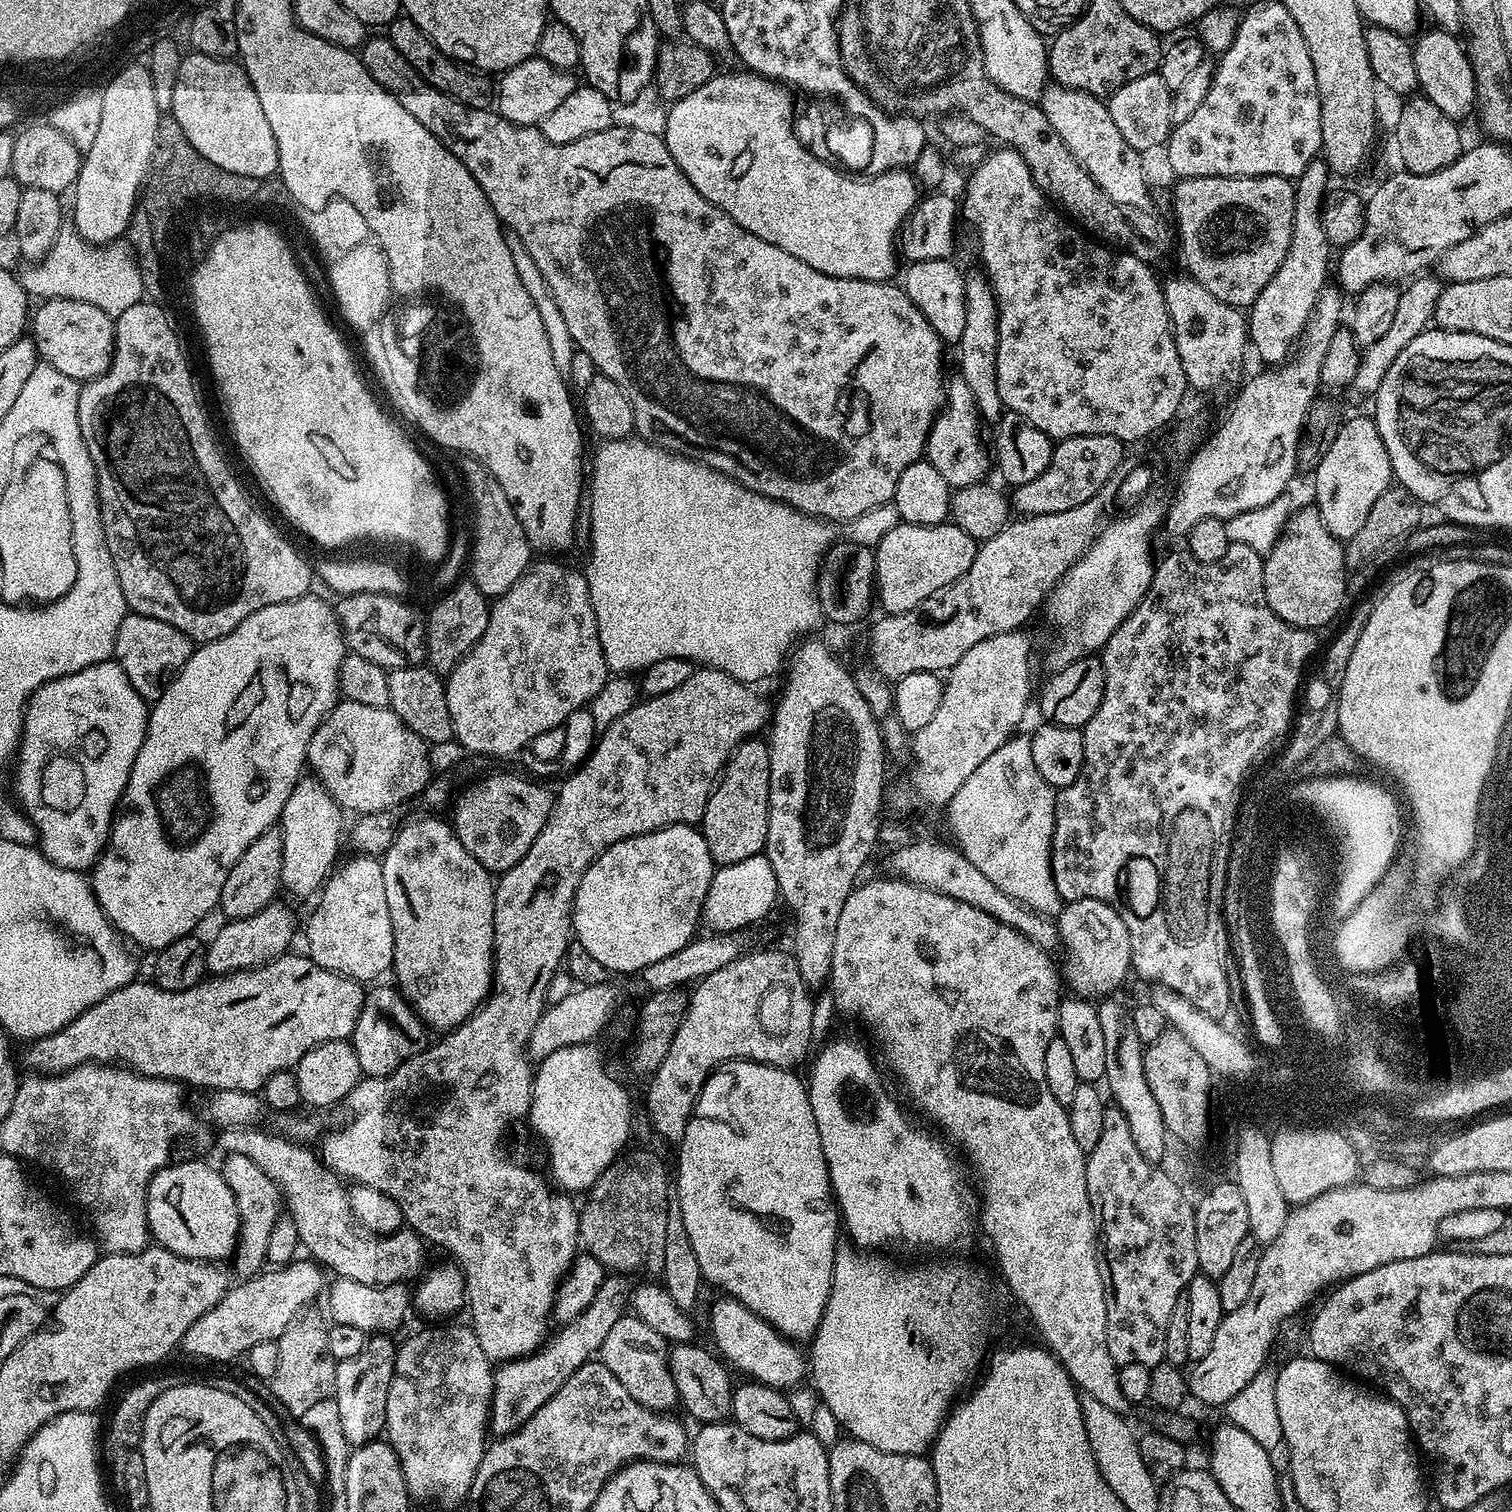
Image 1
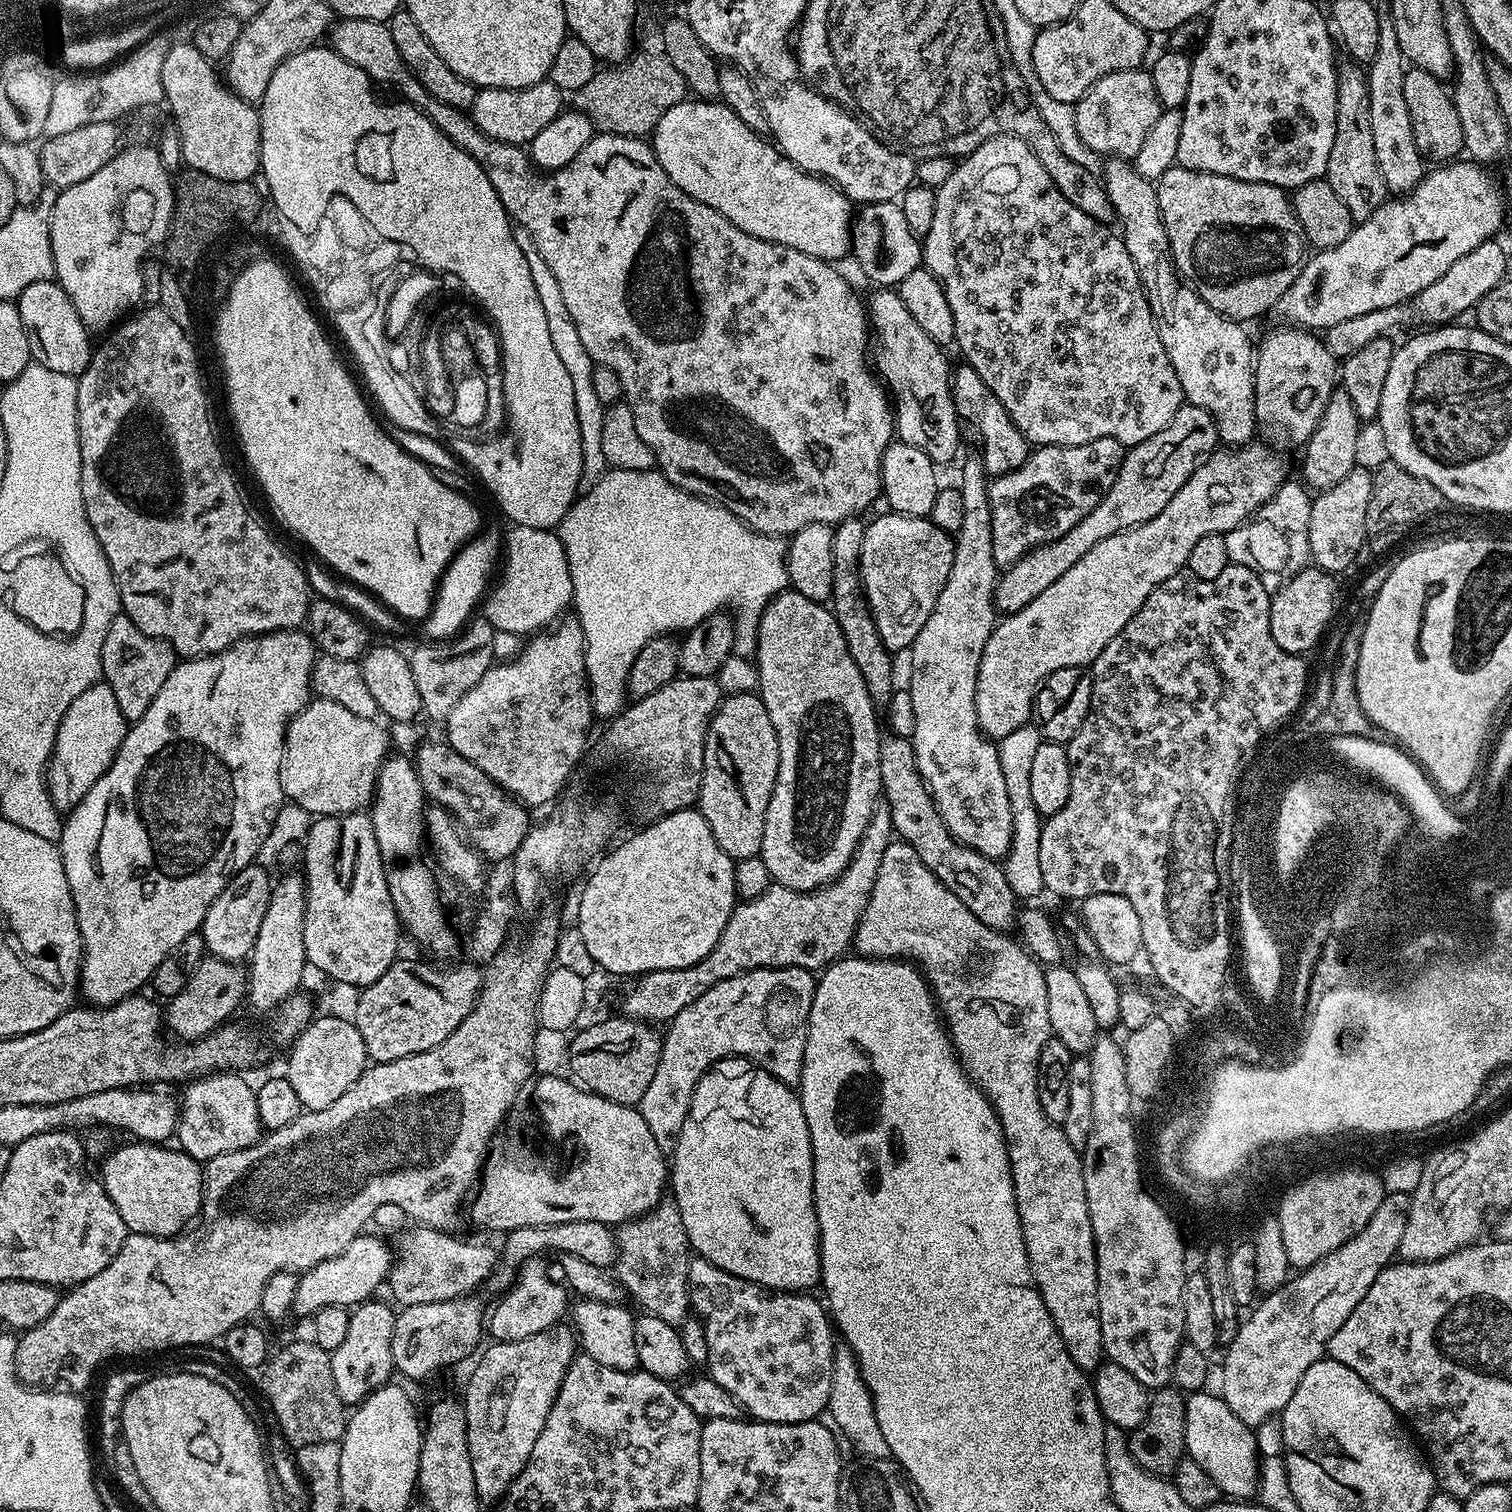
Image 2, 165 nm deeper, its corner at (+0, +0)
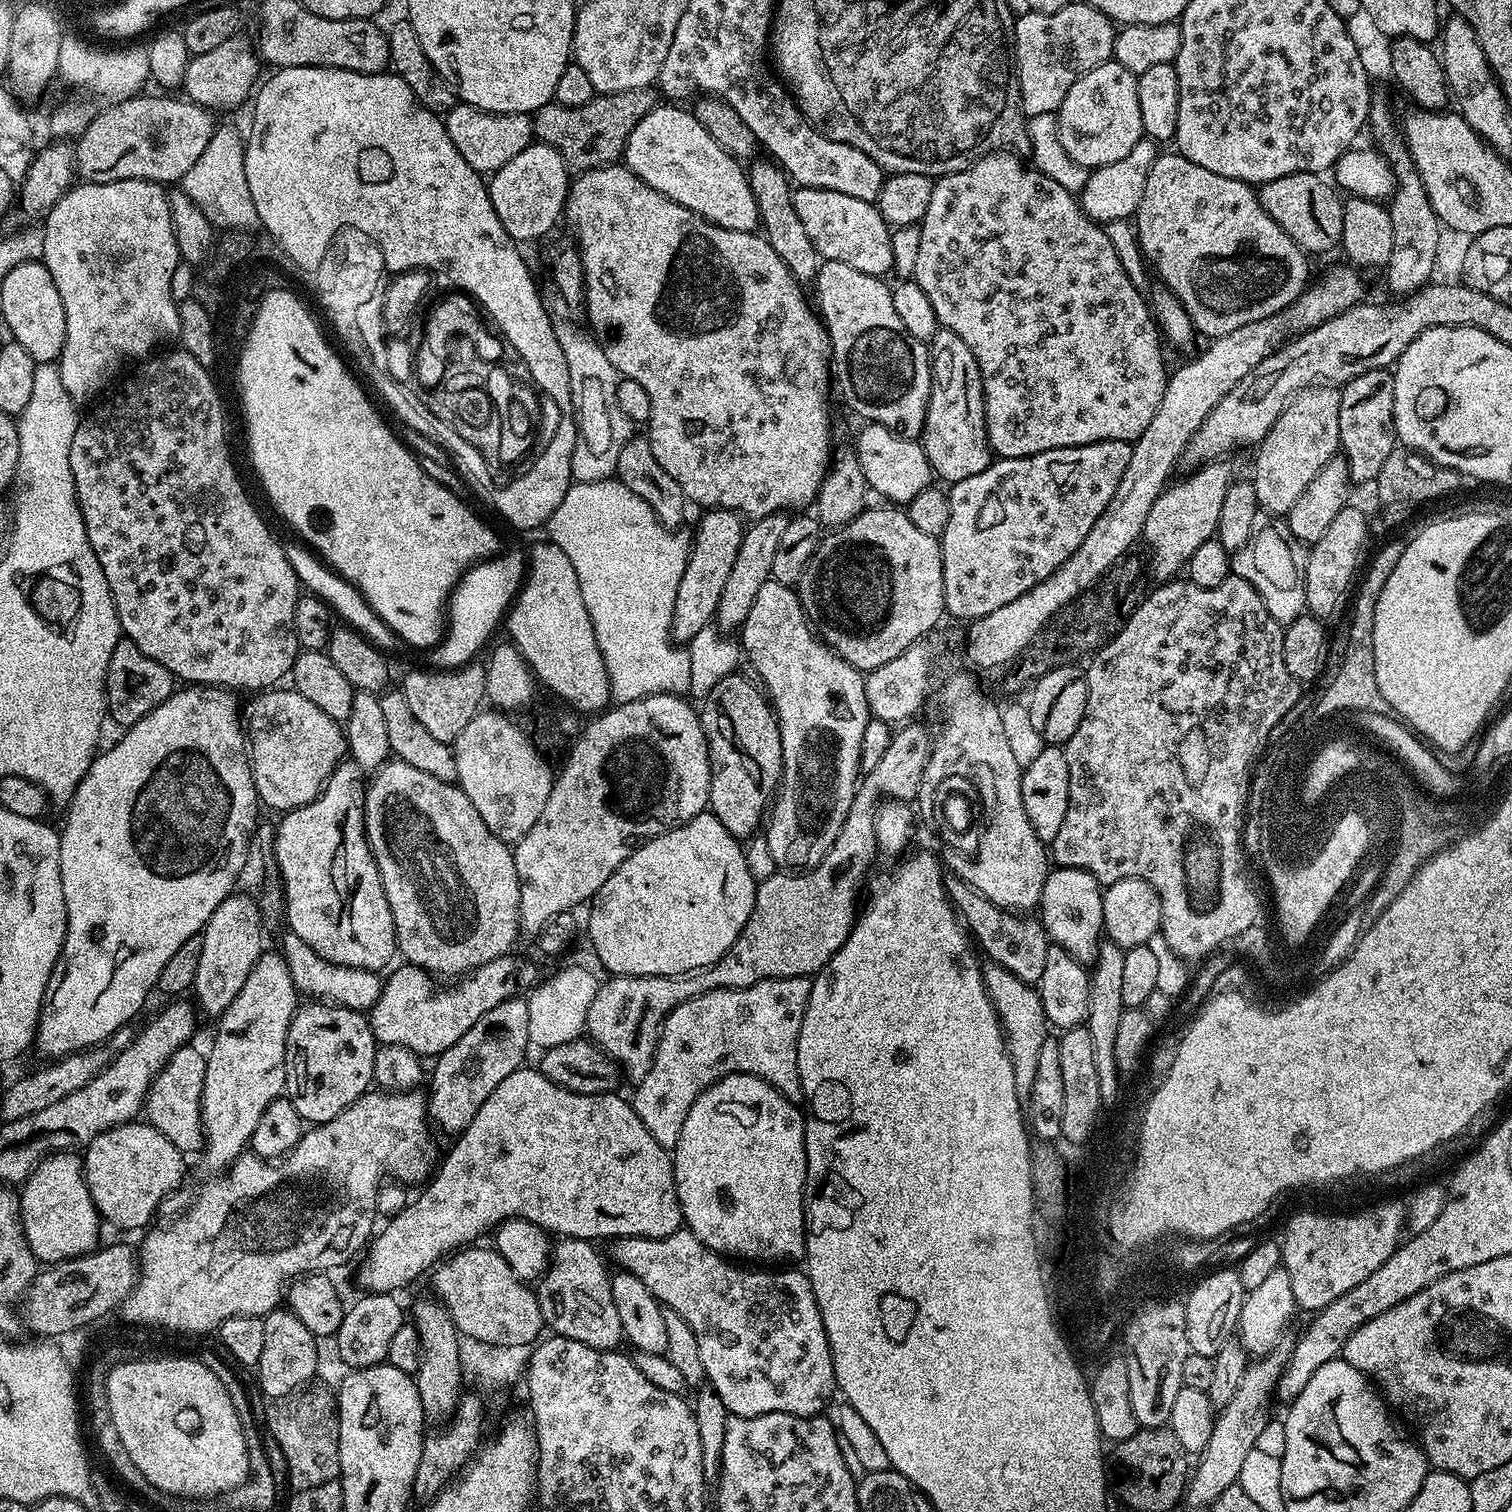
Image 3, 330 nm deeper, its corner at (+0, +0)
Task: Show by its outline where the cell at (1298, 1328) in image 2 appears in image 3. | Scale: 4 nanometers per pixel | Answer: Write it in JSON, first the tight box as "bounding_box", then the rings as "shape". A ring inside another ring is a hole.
{"bounding_box":[1186,1351,1286,1509],"shape":[[[1279,1351],[1268,1353],[1253,1359],[1247,1370],[1242,1374],[1242,1380],[1234,1398],[1215,1417],[1212,1425],[1212,1433],[1208,1439],[1208,1445],[1199,1453],[1200,1465],[1195,1465],[1190,1479],[1186,1485],[1186,1504],[1192,1508],[1207,1509],[1226,1490],[1226,1486],[1237,1483],[1240,1479],[1242,1462],[1246,1454],[1255,1448],[1258,1442],[1258,1434],[1262,1434],[1262,1426],[1266,1426],[1270,1419],[1268,1407],[1276,1396],[1276,1383],[1286,1367],[1286,1360]]]}

